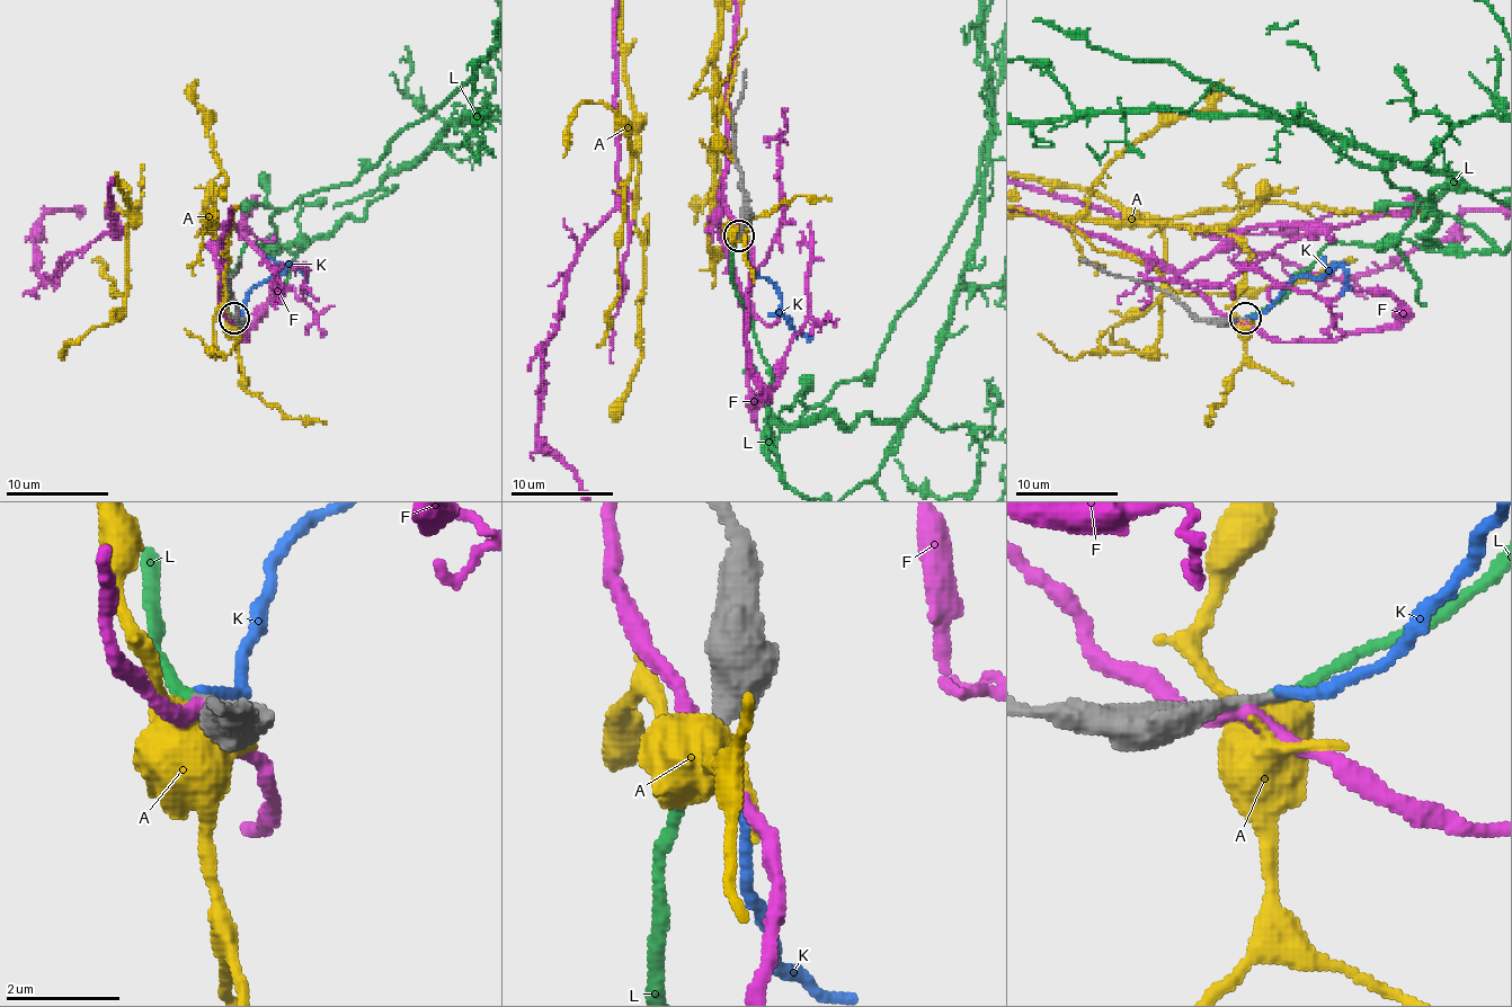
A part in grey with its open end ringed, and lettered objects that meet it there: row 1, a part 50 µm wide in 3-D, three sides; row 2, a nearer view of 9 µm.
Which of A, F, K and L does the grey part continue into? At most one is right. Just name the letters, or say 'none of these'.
L

